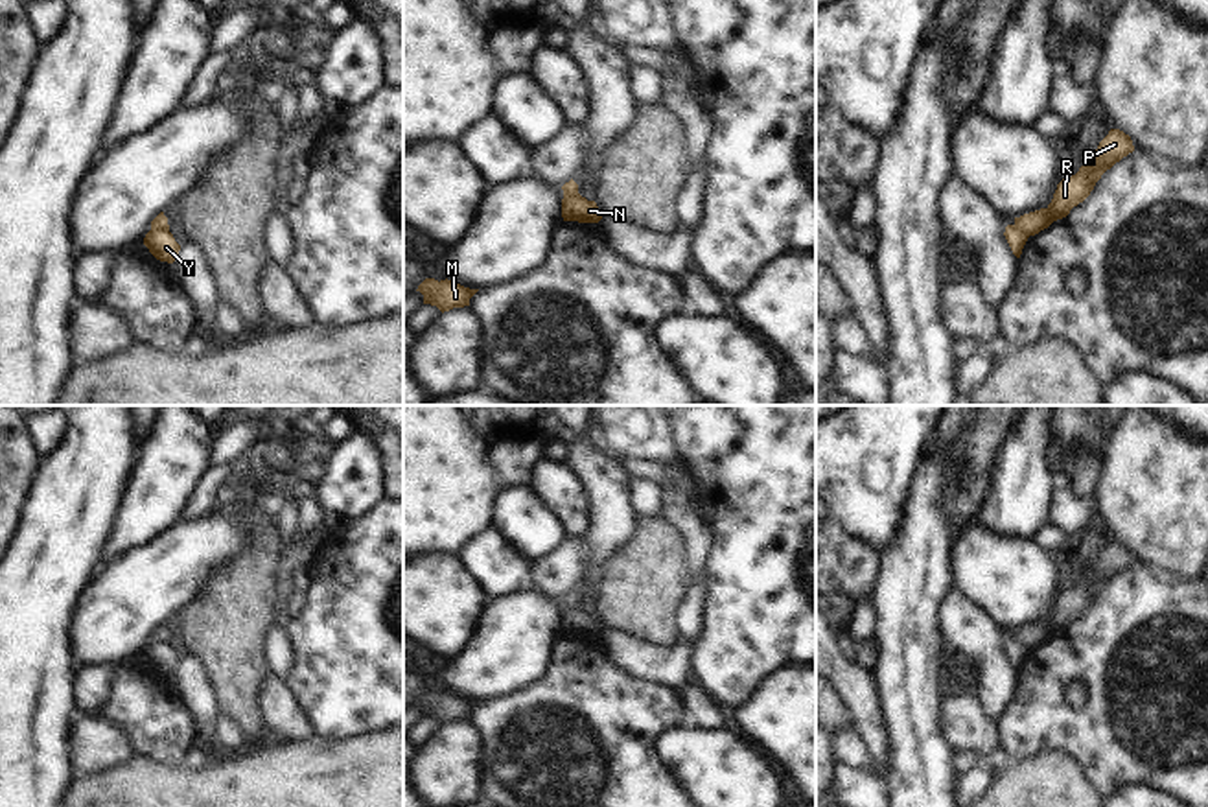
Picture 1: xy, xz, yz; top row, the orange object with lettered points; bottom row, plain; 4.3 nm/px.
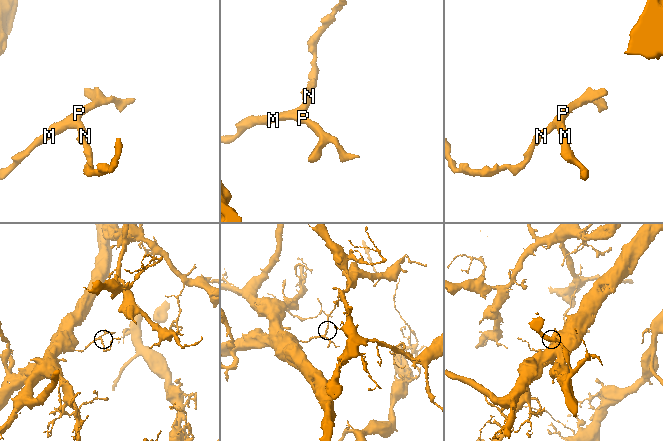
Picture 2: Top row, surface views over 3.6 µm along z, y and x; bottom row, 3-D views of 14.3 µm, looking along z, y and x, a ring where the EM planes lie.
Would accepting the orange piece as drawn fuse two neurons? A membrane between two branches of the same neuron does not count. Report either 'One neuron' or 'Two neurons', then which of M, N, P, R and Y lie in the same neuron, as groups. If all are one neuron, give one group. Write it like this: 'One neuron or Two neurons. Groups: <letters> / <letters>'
Two neurons. Groups: M N P R / Y.

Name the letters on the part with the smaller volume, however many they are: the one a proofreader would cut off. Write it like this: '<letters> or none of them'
Y

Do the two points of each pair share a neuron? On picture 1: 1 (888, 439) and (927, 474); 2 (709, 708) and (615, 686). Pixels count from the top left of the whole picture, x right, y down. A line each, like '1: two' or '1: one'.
1: two
2: two

